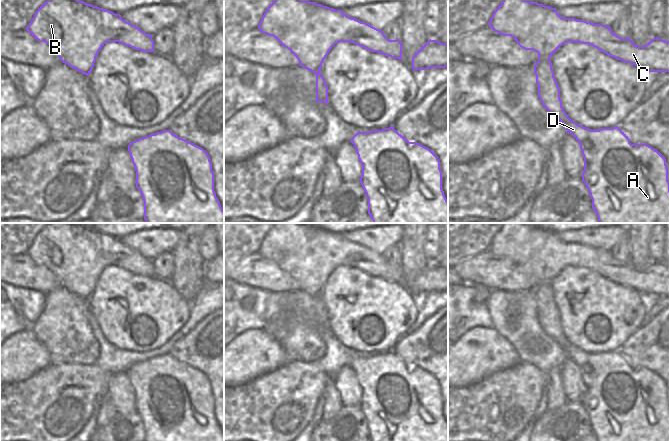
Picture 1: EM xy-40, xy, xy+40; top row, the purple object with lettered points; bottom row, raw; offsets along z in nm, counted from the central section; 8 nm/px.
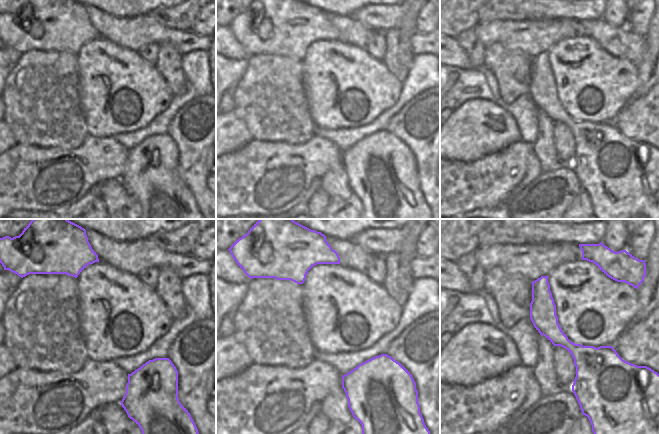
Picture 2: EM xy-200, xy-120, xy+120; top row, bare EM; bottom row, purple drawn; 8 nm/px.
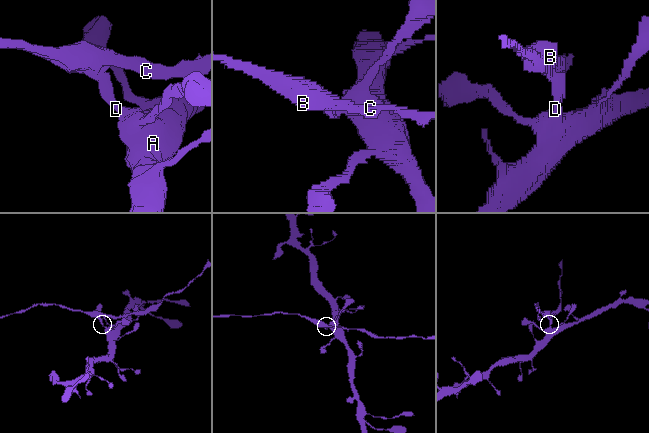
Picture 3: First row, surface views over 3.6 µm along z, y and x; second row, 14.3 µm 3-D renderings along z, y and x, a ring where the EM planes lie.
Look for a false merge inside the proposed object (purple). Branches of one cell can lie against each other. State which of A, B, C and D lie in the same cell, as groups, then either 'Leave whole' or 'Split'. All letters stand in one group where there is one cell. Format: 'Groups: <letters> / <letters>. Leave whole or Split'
Groups: A D / B C. Split

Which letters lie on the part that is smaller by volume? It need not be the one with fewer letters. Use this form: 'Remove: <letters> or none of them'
Remove: B, C

